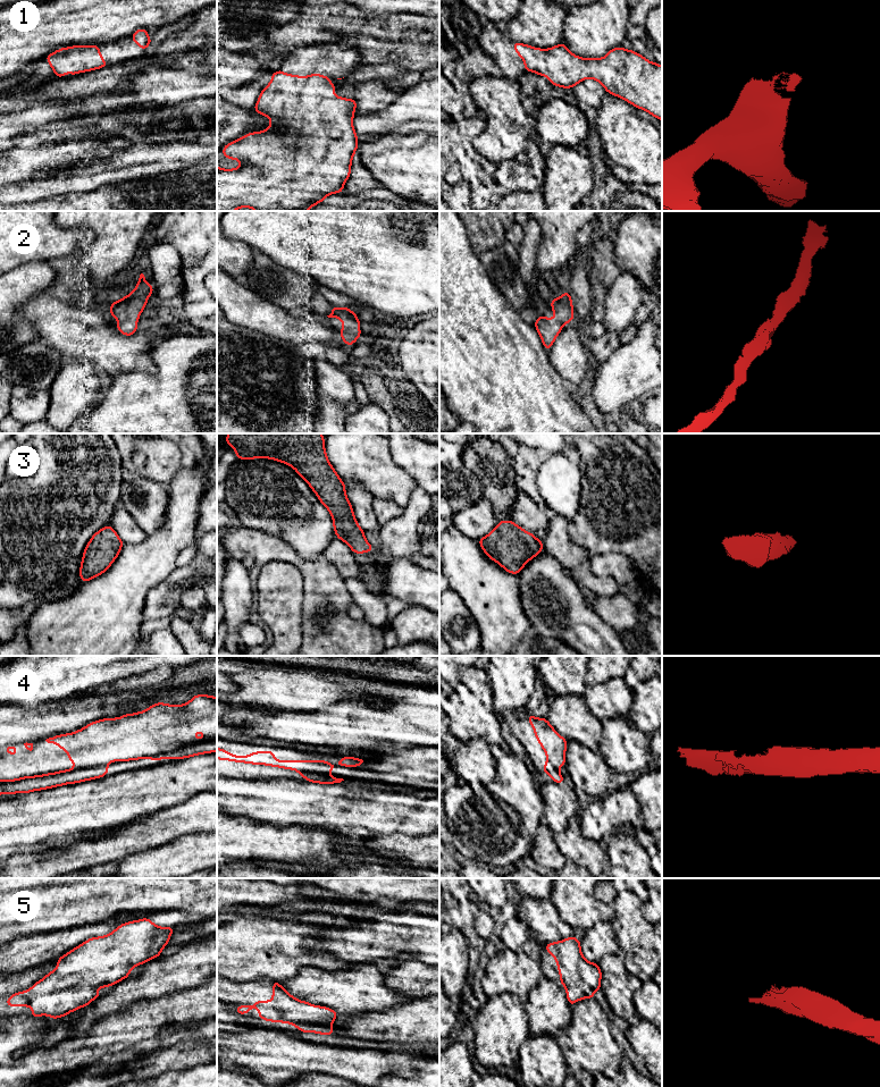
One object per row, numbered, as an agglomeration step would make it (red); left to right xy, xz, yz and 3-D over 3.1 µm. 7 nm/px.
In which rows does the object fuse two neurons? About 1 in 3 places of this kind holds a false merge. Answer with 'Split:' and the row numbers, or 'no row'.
Split: no row

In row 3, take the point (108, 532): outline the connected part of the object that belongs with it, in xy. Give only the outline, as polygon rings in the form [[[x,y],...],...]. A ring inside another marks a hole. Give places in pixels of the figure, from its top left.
[[[106,525],[87,542],[81,562],[79,578],[87,582],[104,573],[118,557],[124,542],[111,528]]]

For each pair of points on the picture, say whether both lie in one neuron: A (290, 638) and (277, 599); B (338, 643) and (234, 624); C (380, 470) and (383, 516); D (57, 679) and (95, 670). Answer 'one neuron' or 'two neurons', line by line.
A: one neuron
B: two neurons
C: two neurons
D: one neuron

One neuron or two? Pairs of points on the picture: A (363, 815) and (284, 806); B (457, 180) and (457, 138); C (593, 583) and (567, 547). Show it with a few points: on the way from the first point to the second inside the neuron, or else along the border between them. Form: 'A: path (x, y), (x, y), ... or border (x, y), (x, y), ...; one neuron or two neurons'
A: path (344, 812), (303, 808); one neuron
B: path (457, 170), (457, 165), (452, 160), (452, 149); one neuron
C: path (584, 574), (578, 563), (571, 556); one neuron

